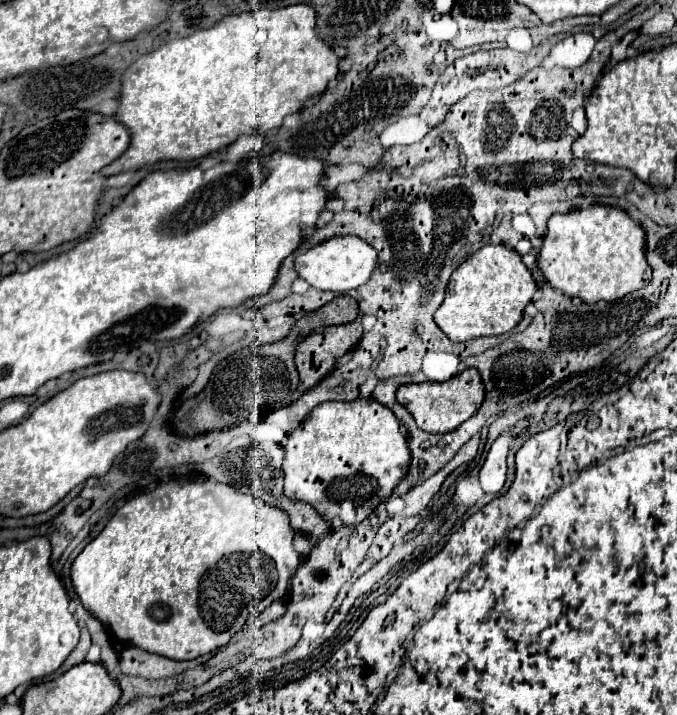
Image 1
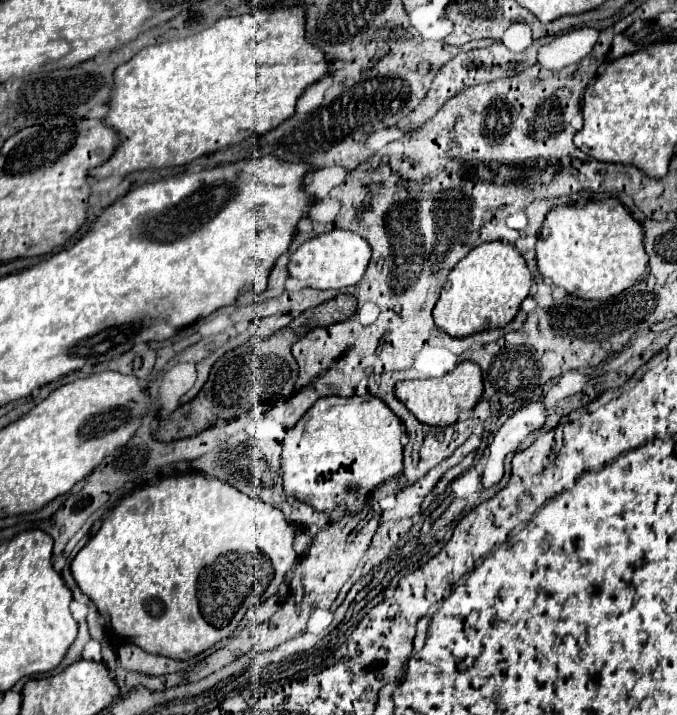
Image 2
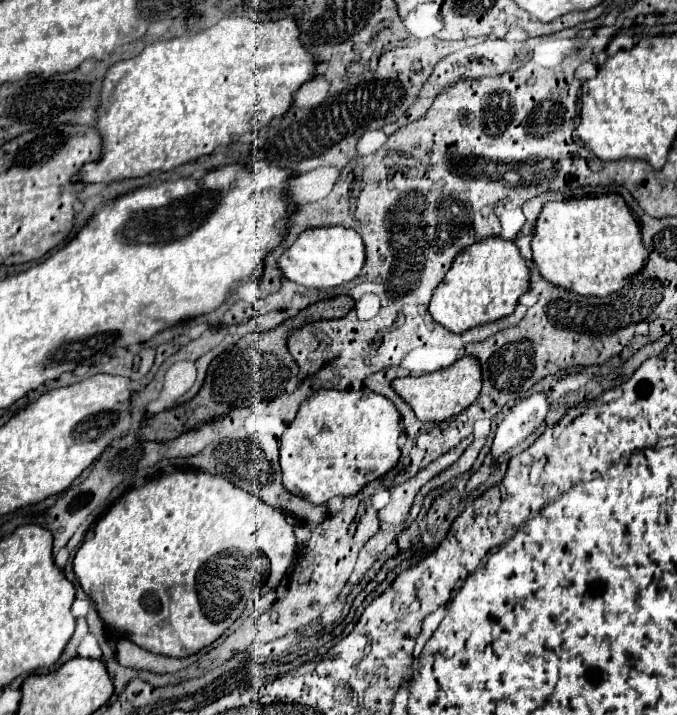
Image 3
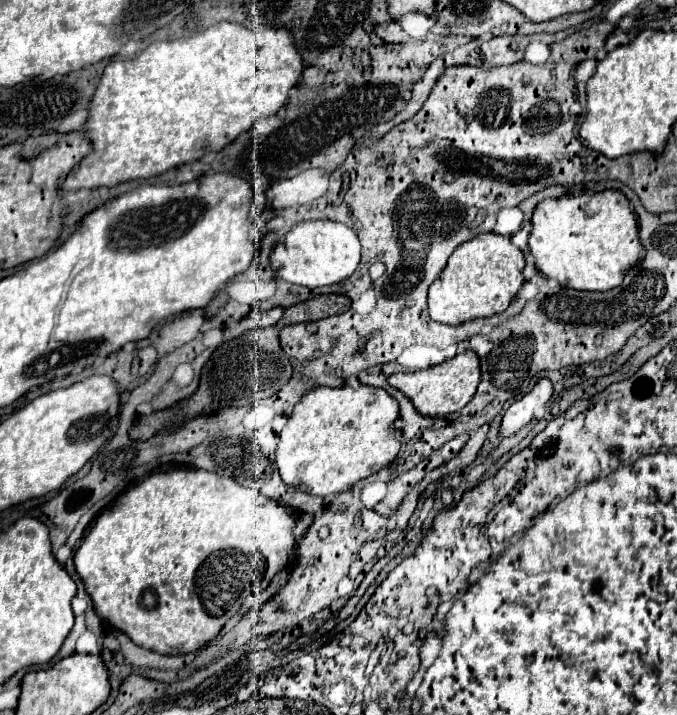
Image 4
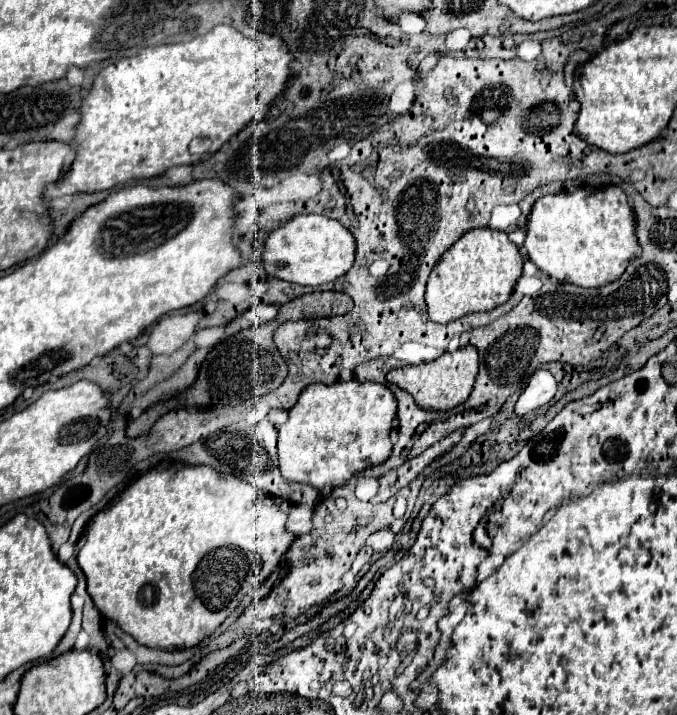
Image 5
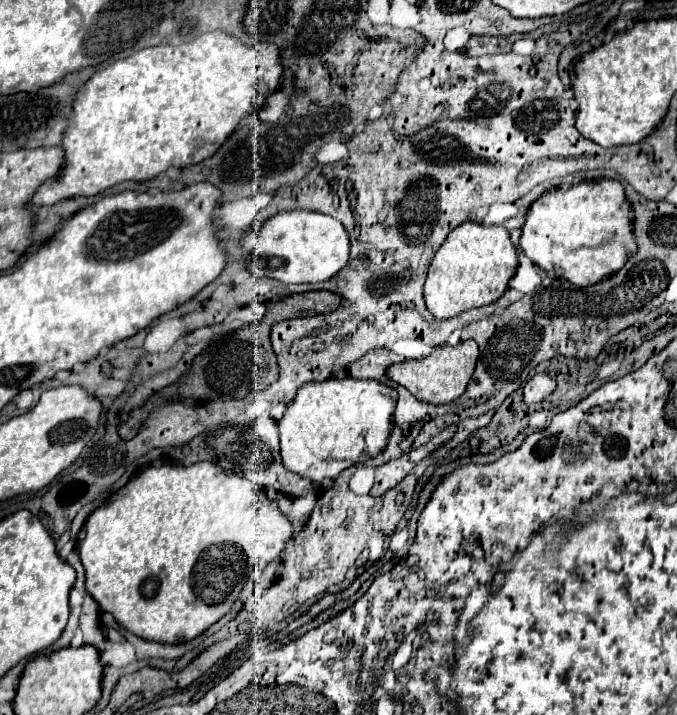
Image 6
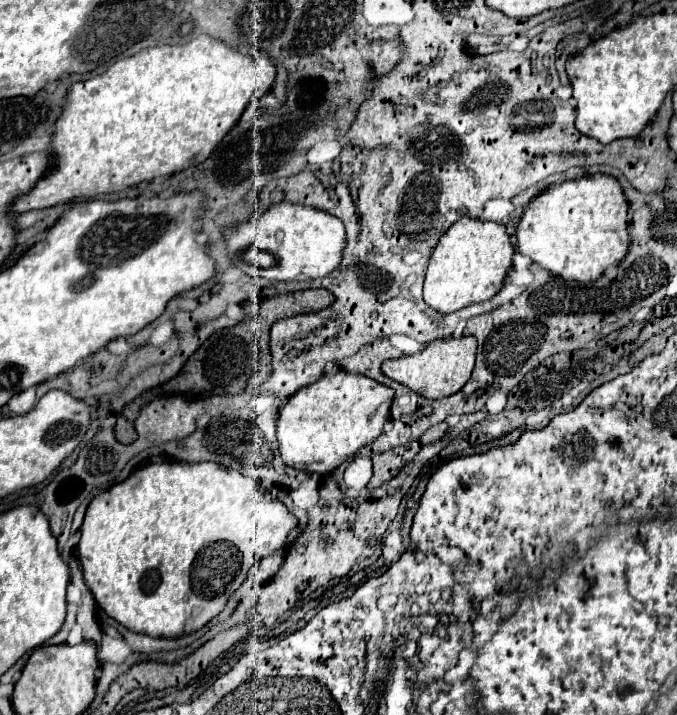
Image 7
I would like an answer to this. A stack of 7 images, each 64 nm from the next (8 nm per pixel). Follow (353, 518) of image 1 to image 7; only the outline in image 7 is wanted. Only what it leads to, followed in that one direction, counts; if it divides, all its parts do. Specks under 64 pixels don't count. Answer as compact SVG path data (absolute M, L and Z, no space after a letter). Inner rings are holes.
M342 368L336 374L322 376L314 384L300 388L296 394L292 394L286 400L286 404L282 406L280 416L278 416L276 436L278 436L282 460L288 466L306 470L306 472L318 472L318 474L332 472L336 466L340 466L344 460L352 458L364 444L368 444L382 432L384 422L390 418L392 398L394 398L392 388L388 388L368 376L344 372Z

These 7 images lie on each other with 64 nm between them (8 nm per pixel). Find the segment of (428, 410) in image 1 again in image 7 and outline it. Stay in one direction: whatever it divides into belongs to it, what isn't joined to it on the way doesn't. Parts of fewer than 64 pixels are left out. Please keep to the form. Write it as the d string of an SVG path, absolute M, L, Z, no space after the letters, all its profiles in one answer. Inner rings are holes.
M474 336L444 338L444 340L434 340L432 344L428 344L424 350L420 350L416 354L386 360L382 372L388 378L408 386L416 394L430 398L430 400L438 400L438 398L456 394L470 380L470 374L474 368L474 358L476 358L476 338Z

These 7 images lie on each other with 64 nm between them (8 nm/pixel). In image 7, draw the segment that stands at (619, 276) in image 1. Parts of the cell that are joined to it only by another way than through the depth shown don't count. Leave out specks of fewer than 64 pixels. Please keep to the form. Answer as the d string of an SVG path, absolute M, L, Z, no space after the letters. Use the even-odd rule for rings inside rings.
M594 174L554 184L528 202L516 226L518 250L564 280L594 282L608 266L622 262L630 248L626 212L628 202L614 176Z

